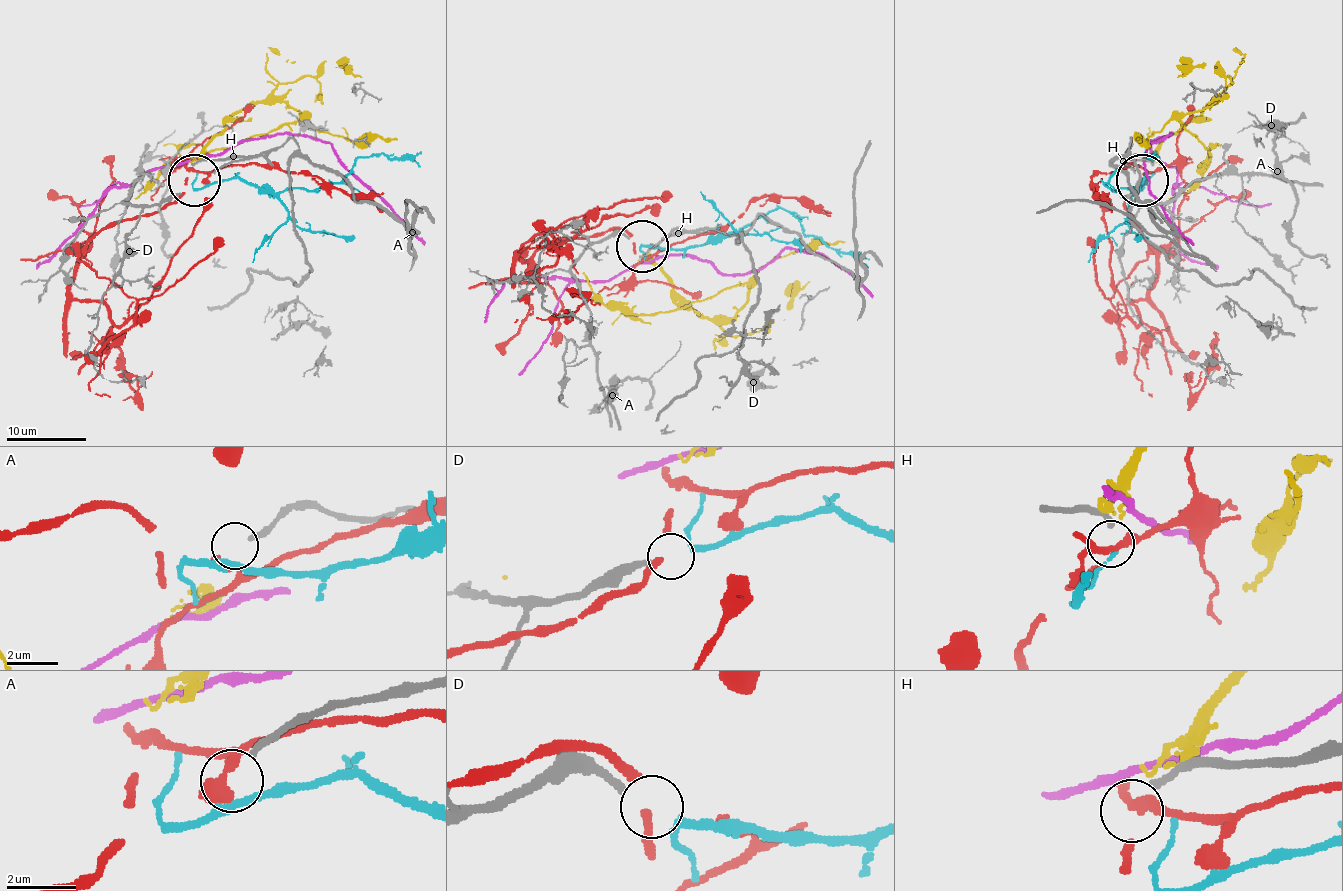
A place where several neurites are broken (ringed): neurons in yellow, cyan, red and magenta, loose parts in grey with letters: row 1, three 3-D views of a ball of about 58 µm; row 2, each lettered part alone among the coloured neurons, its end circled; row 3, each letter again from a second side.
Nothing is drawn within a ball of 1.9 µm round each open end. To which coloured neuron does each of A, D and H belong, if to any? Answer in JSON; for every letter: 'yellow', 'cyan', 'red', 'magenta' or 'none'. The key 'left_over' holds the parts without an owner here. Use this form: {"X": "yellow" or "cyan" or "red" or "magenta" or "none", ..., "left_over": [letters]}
{"A": "none", "D": "cyan", "H": "none", "left_over": ["A", "H"]}

